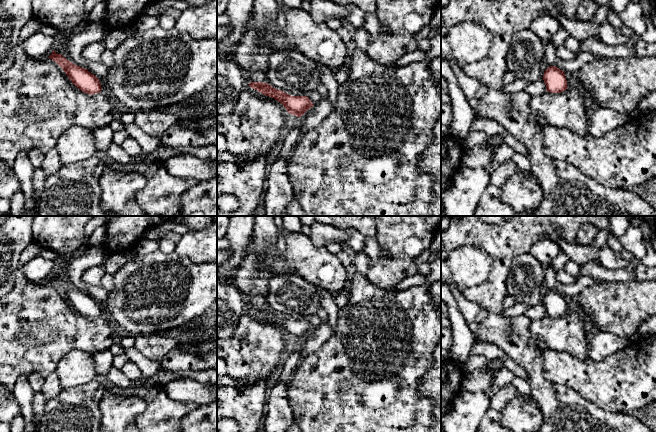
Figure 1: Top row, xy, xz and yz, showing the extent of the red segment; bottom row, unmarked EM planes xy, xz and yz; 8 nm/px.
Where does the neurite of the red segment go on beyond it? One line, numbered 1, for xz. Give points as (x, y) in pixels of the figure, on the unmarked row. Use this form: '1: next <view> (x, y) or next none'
1: next xz (260, 300)

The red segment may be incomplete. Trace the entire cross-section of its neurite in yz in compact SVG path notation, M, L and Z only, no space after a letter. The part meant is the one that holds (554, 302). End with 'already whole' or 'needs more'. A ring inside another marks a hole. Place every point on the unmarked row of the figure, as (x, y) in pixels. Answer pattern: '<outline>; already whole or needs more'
M556 290L548 291L543 299L546 315L551 317L561 317L567 313L565 296Z; already whole

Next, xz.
M248 292L244 293L246 303L251 312L263 319L269 320L280 326L288 337L301 341L307 334L313 331L313 327L307 320L291 320L287 317L275 313L266 307L266 297L263 295L251 296Z; needs more

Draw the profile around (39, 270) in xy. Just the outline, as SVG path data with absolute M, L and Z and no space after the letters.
M38 255L23 265L23 273L29 281L44 283L52 278L53 267L54 261L44 259Z

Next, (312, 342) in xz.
M328 320L322 321L322 323L317 328L314 328L301 340L300 348L302 352L302 358L305 358L321 349L321 347L331 336L332 329Z

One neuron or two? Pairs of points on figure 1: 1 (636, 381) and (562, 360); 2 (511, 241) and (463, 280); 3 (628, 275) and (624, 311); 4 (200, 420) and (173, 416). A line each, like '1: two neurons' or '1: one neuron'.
1: one neuron
2: two neurons
3: two neurons
4: two neurons

